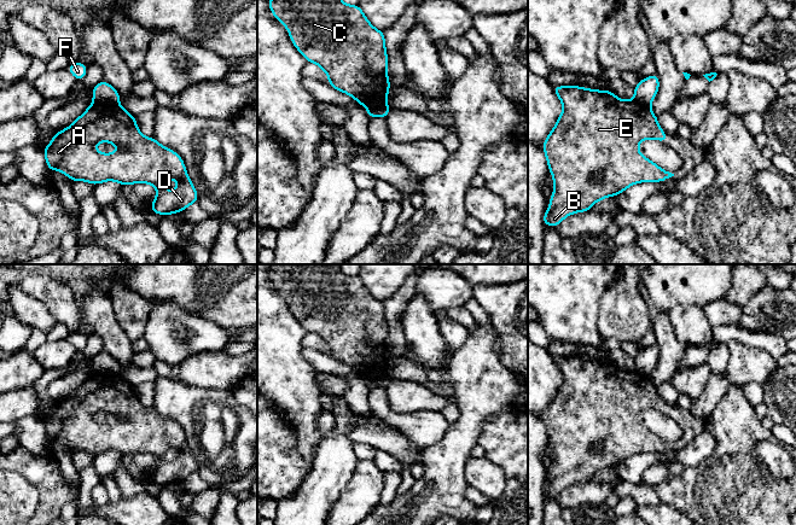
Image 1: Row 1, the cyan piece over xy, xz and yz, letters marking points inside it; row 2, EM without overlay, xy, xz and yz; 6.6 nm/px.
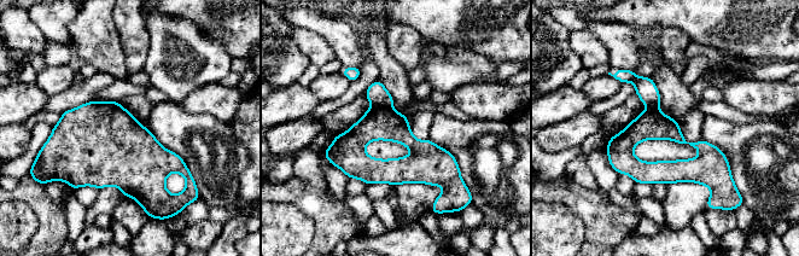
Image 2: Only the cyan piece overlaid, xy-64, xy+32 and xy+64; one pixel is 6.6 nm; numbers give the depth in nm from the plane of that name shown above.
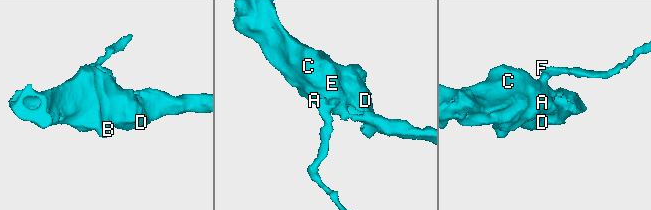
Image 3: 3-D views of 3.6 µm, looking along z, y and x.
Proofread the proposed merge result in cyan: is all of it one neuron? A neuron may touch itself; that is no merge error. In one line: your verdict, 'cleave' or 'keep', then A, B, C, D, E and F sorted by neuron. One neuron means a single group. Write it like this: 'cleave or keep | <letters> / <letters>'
cleave | A B C D E / F

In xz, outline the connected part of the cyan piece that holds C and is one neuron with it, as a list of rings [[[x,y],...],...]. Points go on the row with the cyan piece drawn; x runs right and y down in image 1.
[[[269,0],[269,10],[287,30],[289,37],[307,63],[319,65],[329,76],[329,86],[354,98],[362,106],[388,105],[390,89],[388,78],[388,54],[385,36],[372,27],[359,5],[347,5],[342,0]]]

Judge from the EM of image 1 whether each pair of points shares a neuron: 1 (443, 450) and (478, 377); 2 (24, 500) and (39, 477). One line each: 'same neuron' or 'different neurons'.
1: same neuron
2: different neurons

